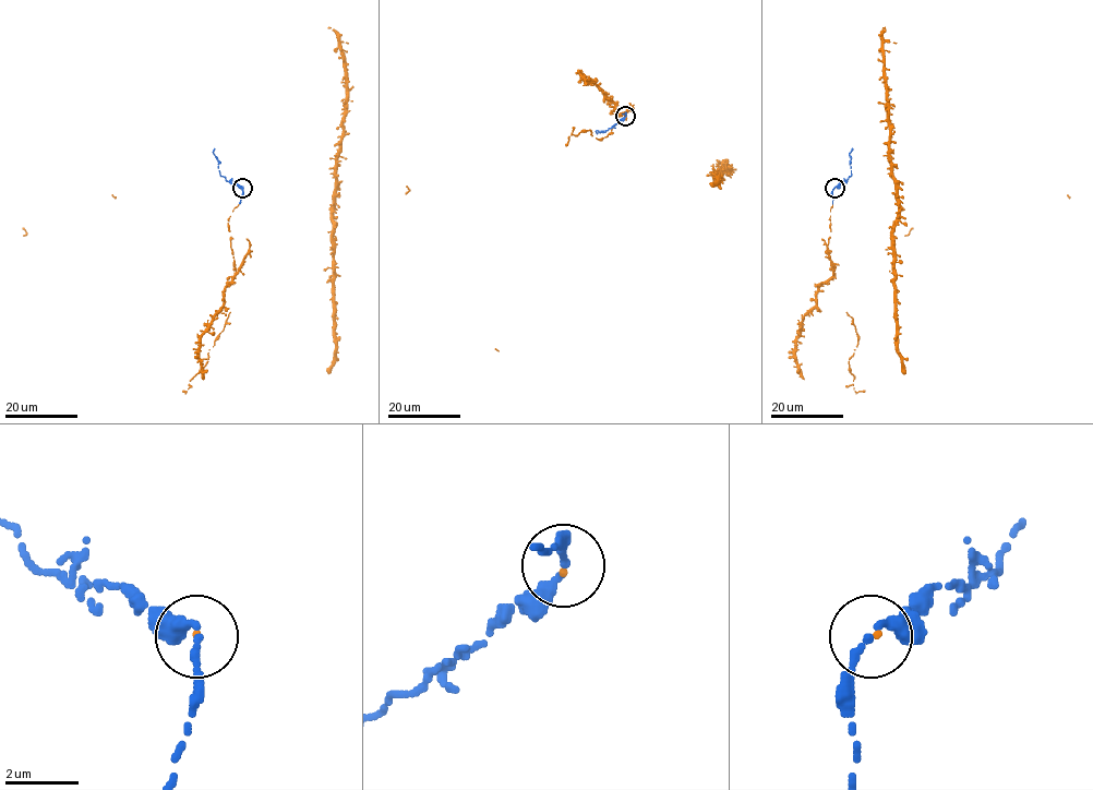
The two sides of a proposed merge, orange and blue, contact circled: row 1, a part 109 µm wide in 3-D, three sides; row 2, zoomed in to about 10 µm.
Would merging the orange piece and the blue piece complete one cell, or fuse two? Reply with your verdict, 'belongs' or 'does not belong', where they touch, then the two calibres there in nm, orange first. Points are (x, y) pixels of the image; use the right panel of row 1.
belongs | (835, 188) | 70/200 nm

